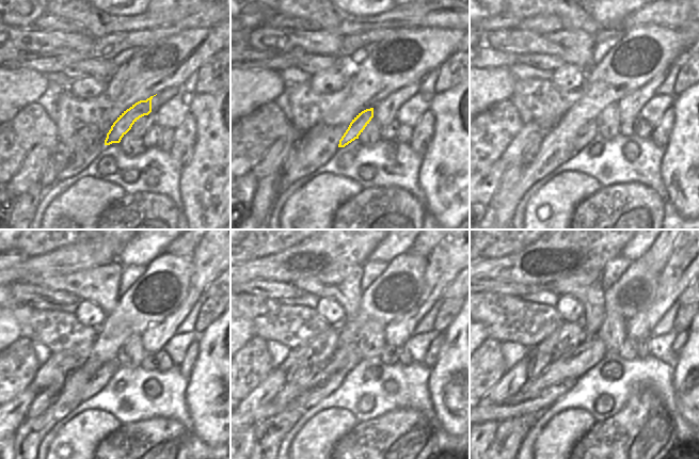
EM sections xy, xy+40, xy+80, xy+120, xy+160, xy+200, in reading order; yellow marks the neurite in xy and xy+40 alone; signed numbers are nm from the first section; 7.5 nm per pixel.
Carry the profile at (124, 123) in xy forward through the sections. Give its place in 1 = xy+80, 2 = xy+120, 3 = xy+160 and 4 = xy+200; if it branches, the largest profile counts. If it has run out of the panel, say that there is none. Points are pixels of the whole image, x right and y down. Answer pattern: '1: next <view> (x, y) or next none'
1: next xy+80 (589, 130)
2: next xy+120 (99, 380)
3: next xy+160 (310, 397)
4: next xy+200 (517, 406)

